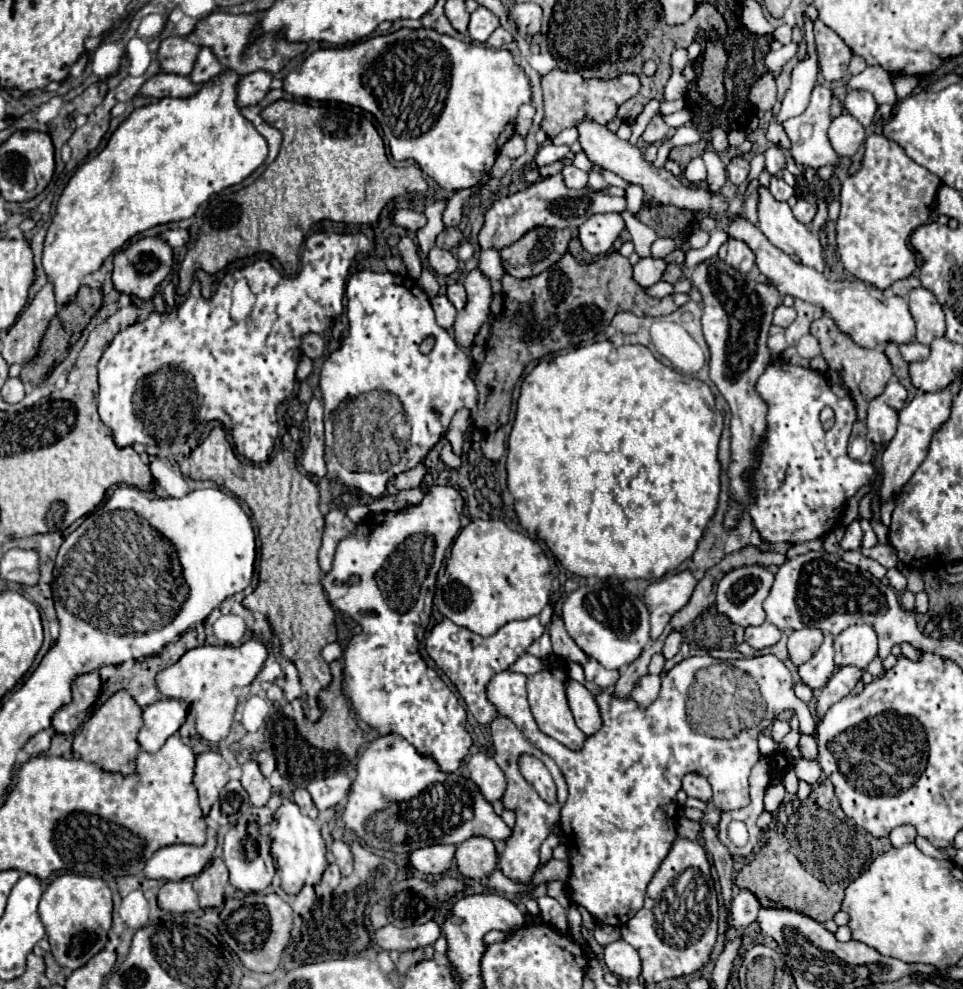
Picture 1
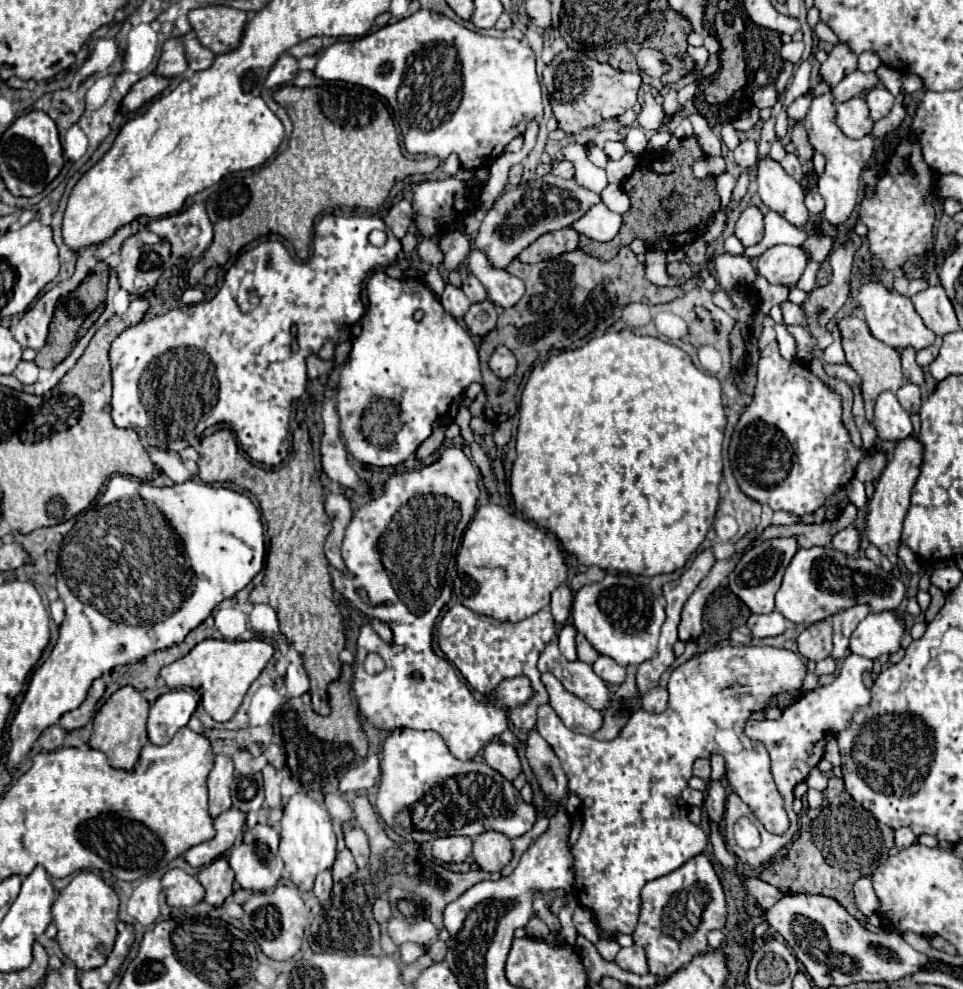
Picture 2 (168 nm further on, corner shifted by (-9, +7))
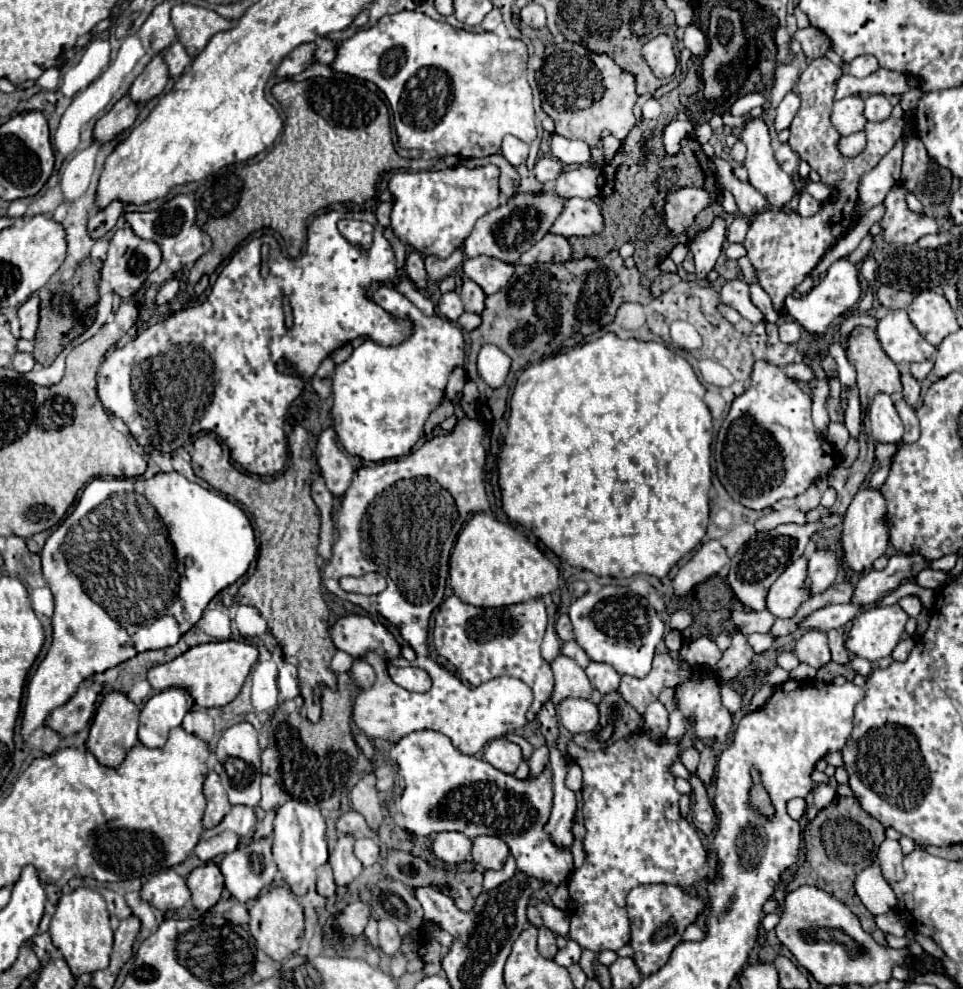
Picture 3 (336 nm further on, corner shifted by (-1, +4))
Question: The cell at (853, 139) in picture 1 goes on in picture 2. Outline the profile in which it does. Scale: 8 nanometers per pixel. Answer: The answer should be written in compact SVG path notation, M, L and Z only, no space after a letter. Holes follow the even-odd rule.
M853 97L845 103L839 103L835 123L851 139L865 137L873 129L873 119L869 117L869 107L863 97Z

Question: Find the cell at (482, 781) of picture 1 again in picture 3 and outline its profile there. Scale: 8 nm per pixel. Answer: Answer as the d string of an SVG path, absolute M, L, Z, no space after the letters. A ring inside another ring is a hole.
M497 738L497 740L491 740L487 746L485 746L485 752L483 752L483 758L497 770L505 772L505 774L515 774L519 762L523 760L521 756L521 750L517 744L505 740L505 738Z

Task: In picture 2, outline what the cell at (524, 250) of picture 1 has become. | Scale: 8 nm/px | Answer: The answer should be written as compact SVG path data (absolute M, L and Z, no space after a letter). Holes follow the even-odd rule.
M571 227L559 229L559 231L551 231L545 233L543 237L539 237L533 245L529 245L521 255L519 261L523 263L539 263L545 259L553 259L561 253L567 251L575 251L579 243L579 233Z

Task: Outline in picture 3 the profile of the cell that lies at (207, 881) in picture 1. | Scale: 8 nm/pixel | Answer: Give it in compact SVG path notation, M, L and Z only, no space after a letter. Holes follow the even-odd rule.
M209 862L205 866L195 868L187 876L187 886L193 894L193 904L199 912L207 912L213 908L223 892L223 874L217 864Z

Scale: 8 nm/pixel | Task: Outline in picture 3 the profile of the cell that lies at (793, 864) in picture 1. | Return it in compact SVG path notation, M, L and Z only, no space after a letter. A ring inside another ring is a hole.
M835 796L829 806L825 806L803 830L805 840L805 864L797 868L793 874L793 880L787 884L787 892L797 890L799 886L817 886L831 894L833 898L841 900L859 920L867 934L871 934L879 944L887 946L885 934L875 926L873 914L861 904L861 900L855 894L853 880L855 876L867 868L877 854L879 838L873 834L877 828L877 820L863 812L859 802L855 798L847 796Z

